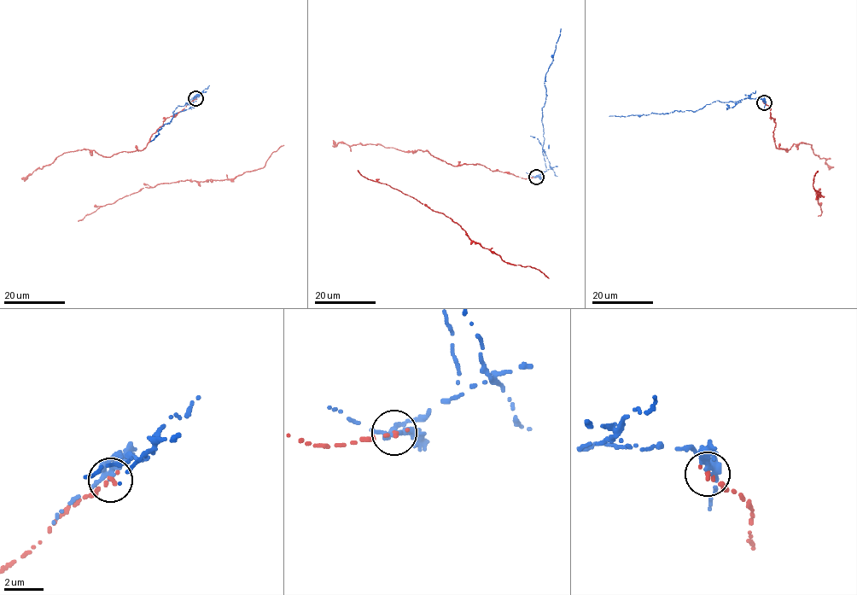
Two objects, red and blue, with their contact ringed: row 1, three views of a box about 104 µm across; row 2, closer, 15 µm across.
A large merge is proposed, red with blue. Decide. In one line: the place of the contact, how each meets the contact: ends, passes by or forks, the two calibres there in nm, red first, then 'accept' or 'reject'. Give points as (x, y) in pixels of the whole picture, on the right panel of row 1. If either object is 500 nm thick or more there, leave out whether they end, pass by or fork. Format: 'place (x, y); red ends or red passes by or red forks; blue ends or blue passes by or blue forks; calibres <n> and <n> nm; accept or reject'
place (764, 102); red ends; blue forks; calibres 220 and 240 nm; reject

